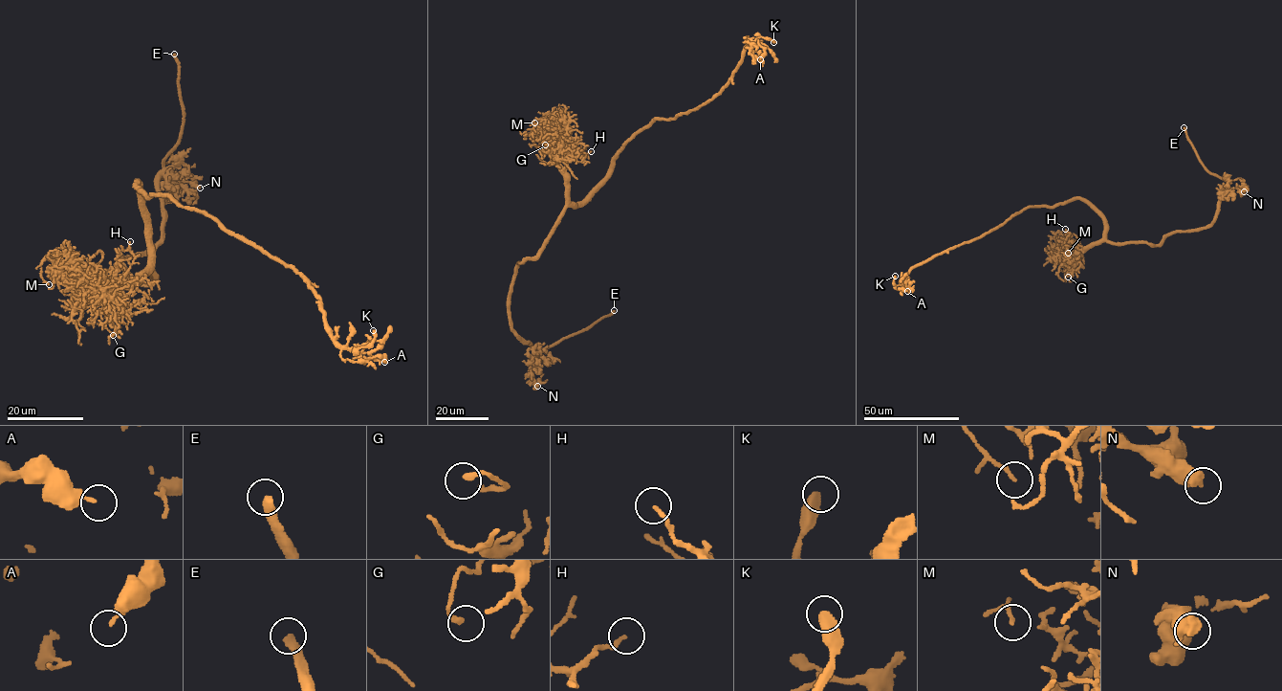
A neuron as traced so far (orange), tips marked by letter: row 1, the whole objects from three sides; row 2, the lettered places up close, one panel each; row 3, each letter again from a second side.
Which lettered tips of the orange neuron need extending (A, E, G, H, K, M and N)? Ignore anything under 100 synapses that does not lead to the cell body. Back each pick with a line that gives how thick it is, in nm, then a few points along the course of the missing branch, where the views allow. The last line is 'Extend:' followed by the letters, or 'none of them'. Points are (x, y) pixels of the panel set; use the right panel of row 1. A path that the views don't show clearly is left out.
E: Thickness 380 nm. Course of what is missing: (1184, 127), (1184, 110), (1188, 90)
Extend: E

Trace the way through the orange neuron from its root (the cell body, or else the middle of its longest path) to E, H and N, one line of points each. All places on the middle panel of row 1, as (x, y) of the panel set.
E: (597, 185), (582, 202), (565, 208), (539, 254), (517, 263), (510, 325), (538, 353), (614, 310)
H: (597, 185), (583, 201), (569, 203), (562, 168), (556, 162), (557, 144), (566, 142), (583, 154), (591, 151)
N: (597, 185), (582, 202), (565, 208), (539, 254), (517, 263), (510, 325), (532, 345), (529, 365), (537, 386)

